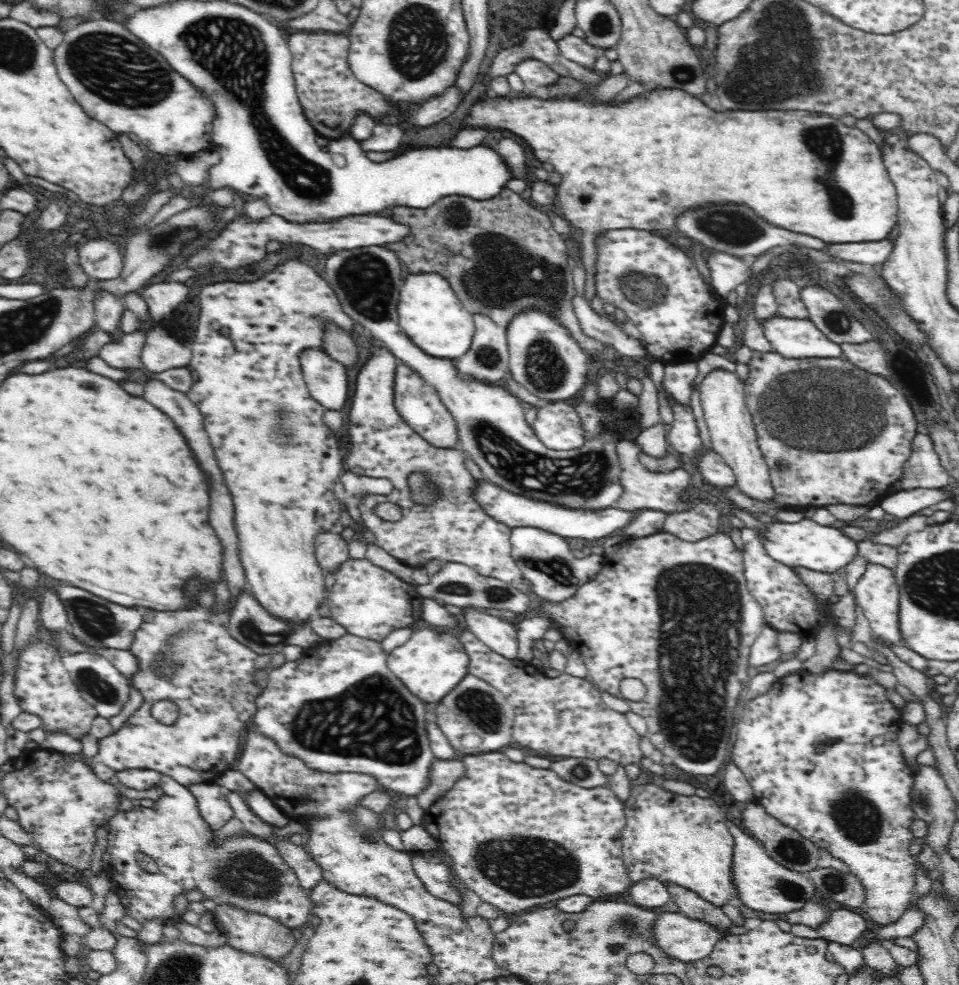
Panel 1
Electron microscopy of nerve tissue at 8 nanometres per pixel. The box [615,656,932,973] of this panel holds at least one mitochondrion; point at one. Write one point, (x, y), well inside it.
(858, 819)

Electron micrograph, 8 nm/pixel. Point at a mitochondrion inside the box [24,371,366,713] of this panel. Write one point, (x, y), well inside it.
(171, 662)

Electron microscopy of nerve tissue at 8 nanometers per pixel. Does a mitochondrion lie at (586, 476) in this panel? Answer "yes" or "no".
yes

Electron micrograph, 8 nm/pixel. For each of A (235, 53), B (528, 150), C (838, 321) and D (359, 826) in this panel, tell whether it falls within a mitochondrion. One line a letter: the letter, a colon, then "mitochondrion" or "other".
A: mitochondrion
B: other
C: mitochondrion
D: mitochondrion

